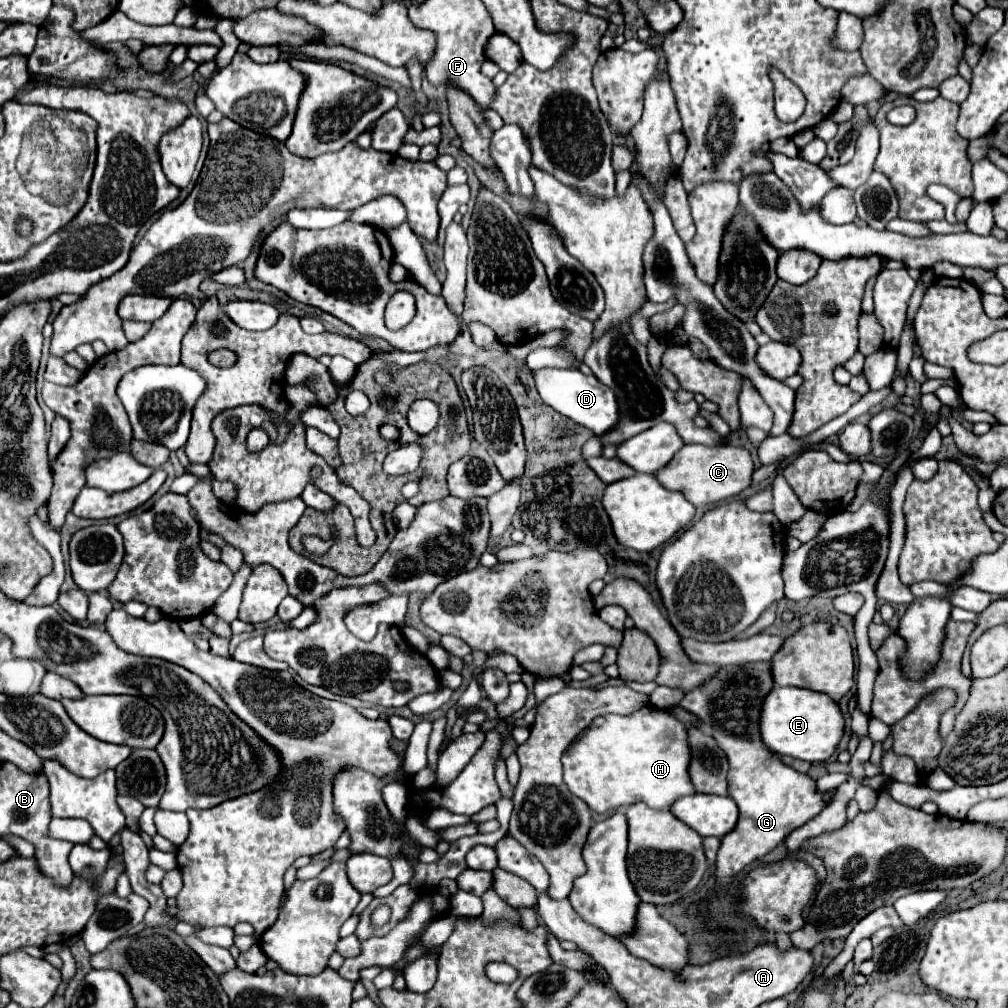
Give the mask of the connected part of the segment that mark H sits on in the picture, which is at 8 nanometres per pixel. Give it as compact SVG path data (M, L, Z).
M646 705L628 716L596 717L562 755L564 783L568 785L572 795L580 797L596 813L606 813L610 809L618 809L640 801L654 809L668 809L678 797L696 793L688 777L688 761L690 751L686 743L686 725L676 721L670 713L654 709L652 705Z

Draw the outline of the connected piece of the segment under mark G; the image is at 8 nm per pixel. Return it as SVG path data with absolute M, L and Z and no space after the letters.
M748 663L744 667L722 667L718 675L702 689L694 689L678 703L682 709L702 719L704 729L712 729L712 737L728 757L728 795L736 801L740 817L736 827L720 841L716 857L716 885L732 883L740 869L762 859L776 849L800 825L814 819L826 809L828 791L818 791L816 781L786 767L780 759L772 757L760 741L758 717L762 699L772 689L770 663Z

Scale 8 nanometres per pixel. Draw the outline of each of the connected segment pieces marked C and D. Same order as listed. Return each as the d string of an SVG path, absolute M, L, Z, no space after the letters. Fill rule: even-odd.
M684 445L668 467L656 471L656 479L666 489L674 489L686 495L694 507L704 507L712 503L720 503L744 491L750 485L750 477L754 471L754 463L750 451L744 447L720 445L720 447L704 447L704 445Z
M546 367L532 373L534 373L534 383L542 401L552 409L556 409L558 413L566 415L578 425L592 429L594 435L602 435L616 425L618 421L616 397L612 389L602 385L594 375L584 375L578 369L558 369L558 367Z

